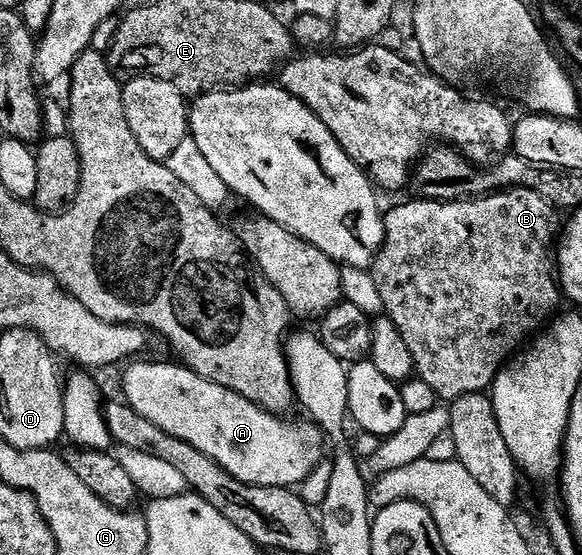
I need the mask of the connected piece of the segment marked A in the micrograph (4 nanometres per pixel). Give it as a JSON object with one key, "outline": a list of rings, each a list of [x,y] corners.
{"outline":[[[143,361],[132,362],[123,375],[125,402],[137,409],[145,421],[153,421],[165,433],[181,437],[193,449],[201,449],[205,457],[217,461],[237,481],[258,487],[295,489],[318,469],[325,436],[315,423],[286,423],[286,418],[261,409],[213,381],[205,381],[205,377],[178,362],[139,362]]]}

